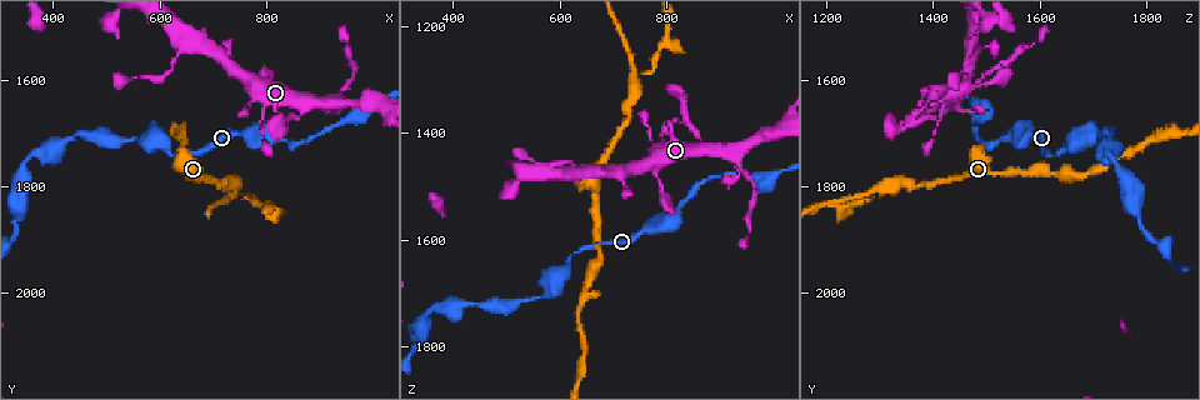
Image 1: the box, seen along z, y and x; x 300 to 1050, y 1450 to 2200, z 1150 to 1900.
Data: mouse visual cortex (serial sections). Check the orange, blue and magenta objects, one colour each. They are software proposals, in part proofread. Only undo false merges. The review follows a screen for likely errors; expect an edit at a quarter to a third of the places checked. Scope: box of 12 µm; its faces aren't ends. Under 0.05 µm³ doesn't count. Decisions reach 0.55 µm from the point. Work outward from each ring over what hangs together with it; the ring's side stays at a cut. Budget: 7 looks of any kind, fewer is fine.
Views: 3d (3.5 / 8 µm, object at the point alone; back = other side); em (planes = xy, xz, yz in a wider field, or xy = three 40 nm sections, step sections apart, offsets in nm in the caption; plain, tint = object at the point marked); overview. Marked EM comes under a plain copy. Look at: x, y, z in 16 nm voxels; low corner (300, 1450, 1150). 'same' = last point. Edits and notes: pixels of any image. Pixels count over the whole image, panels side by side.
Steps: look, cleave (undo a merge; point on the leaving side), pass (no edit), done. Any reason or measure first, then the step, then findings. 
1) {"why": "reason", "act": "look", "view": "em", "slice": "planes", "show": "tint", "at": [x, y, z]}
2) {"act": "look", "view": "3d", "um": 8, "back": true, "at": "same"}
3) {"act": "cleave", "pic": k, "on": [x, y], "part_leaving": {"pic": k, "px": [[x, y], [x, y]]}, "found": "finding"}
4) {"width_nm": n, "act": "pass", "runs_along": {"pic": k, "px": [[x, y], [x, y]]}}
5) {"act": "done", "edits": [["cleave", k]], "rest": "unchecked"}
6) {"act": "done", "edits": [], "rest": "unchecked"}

{"act": "look", "view": "em", "slice": "xy", "step": 3, "show": "tint", "at": [735, 1810, 1285]}

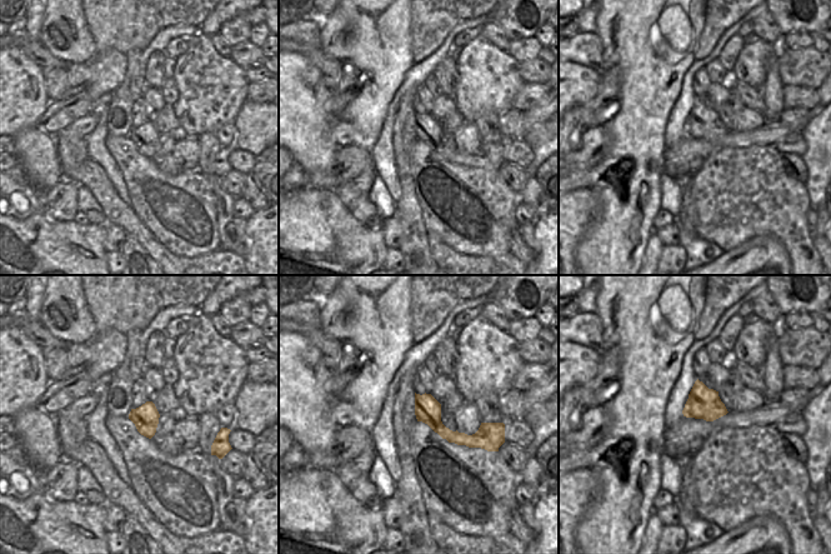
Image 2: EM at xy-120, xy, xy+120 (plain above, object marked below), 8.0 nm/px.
{"act": "look", "view": "3d", "um": 3.5, "at": "same"}

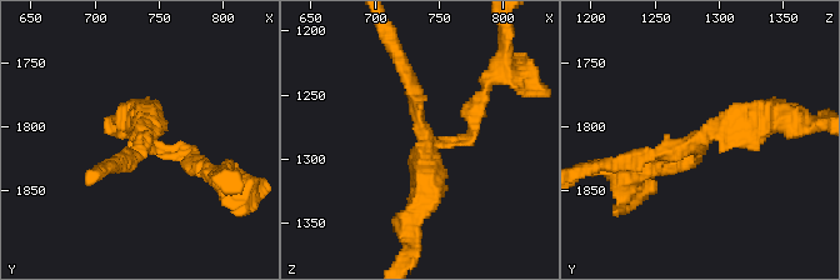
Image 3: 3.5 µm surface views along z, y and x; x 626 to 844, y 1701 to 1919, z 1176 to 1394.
{"width_nm": 220, "act": "pass", "runs_along": {"pic": 2, "px": [[417, 398], [451, 437], [474, 438], [484, 425]]}, "found": "all the same cell"}

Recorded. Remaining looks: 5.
{"why": "sudden change in width", "act": "look", "view": "3d", "um": 3.5, "at": [950, 1620, 1470]}

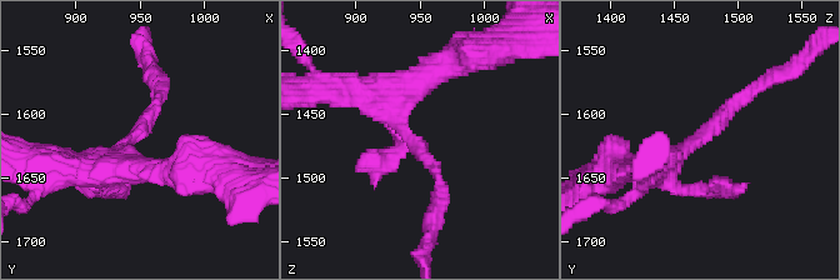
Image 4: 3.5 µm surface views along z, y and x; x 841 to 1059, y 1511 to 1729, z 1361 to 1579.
{"arm_widths_nm": [150, 400], "why": "now the EM", "act": "look", "view": "em", "slice": "planes", "show": "tint", "at": [944, 1618, 1474]}

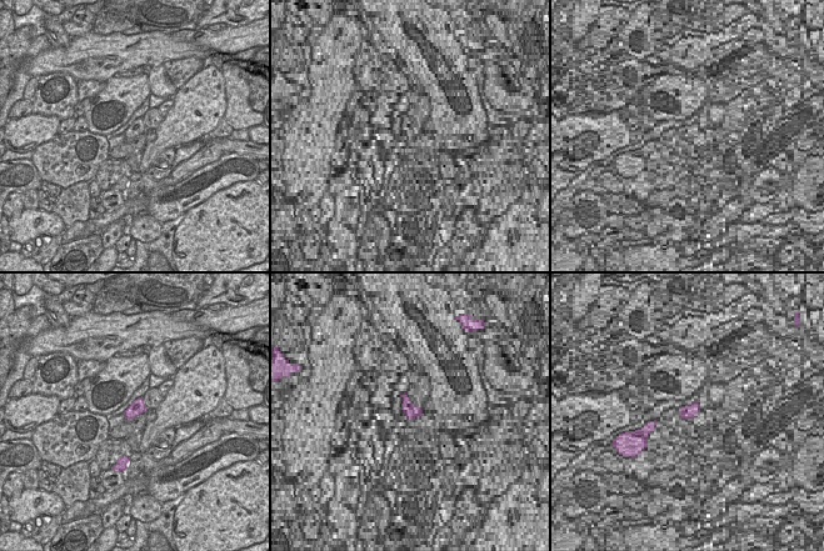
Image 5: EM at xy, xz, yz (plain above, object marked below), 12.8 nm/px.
{"act": "cleave", "pic": 4, "on": [719, 126], "part_leaving": {"pic": 4, "px": [[685, 146], [769, 78]]}, "found": "a second cell is stuck on"}

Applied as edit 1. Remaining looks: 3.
{"why": "a narrow waist", "act": "look", "view": "3d", "um": 3.5, "back": true, "at": [630, 1570, 1460]}

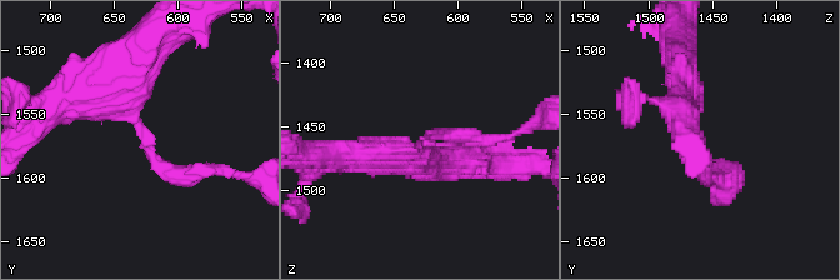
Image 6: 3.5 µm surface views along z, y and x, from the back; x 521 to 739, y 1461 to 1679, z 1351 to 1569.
{"arm_widths_nm": [200, 450], "why": "shape alone is not enough", "act": "look", "view": "em", "slice": "xy", "step": 1, "show": "tint", "at": [630, 1570, 1464]}

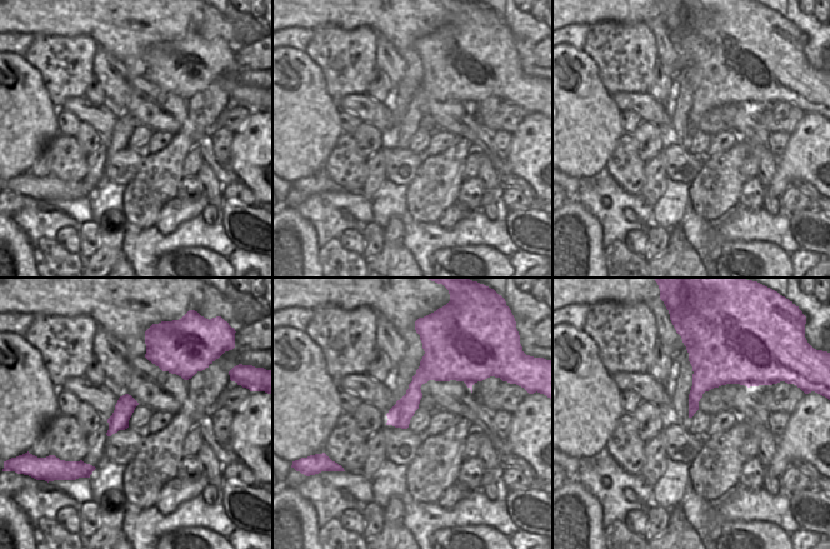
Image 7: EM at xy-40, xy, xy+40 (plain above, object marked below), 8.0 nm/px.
{"width_nm": 180, "act": "pass", "runs_along": {"pic": 6, "px": [[91, 80], [130, 110], [164, 169], [206, 173]]}, "found": "one cell here"}

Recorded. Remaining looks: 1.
{"act": "done", "edits": [["cleave", 4]], "rest": "unchecked"}

